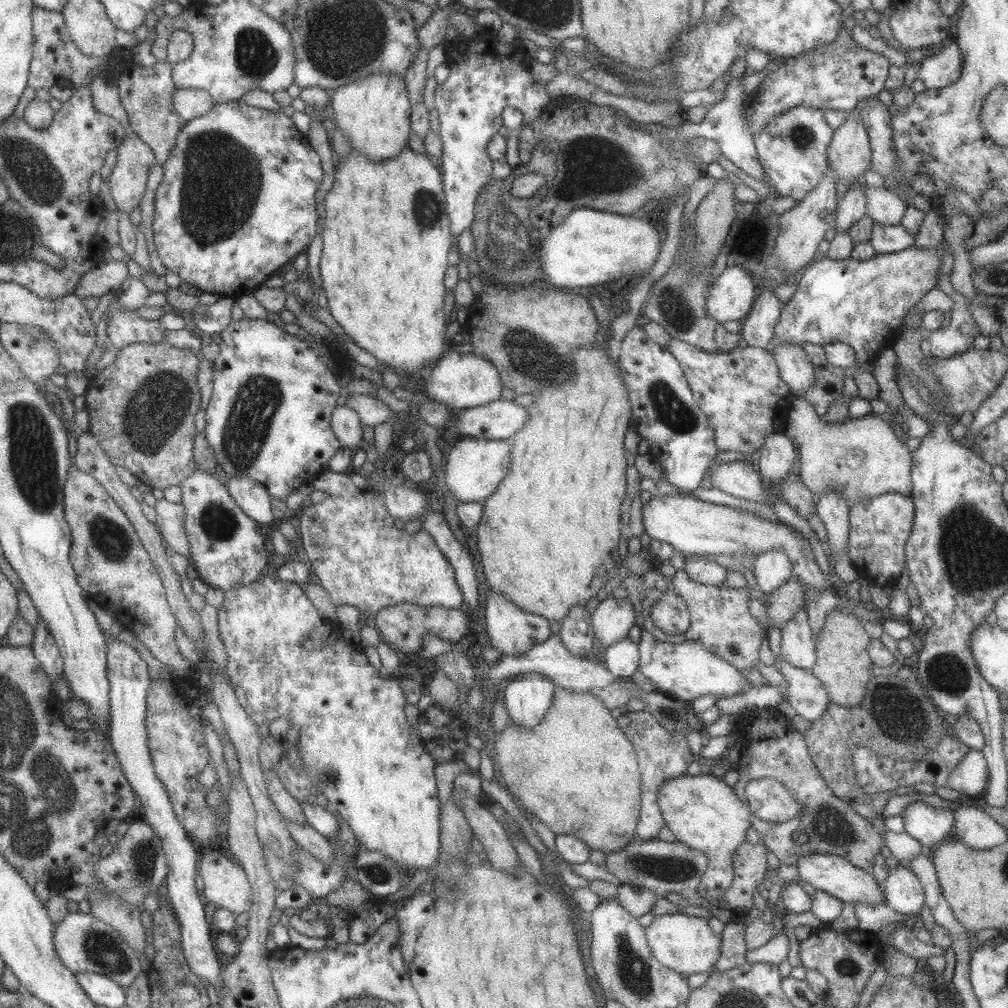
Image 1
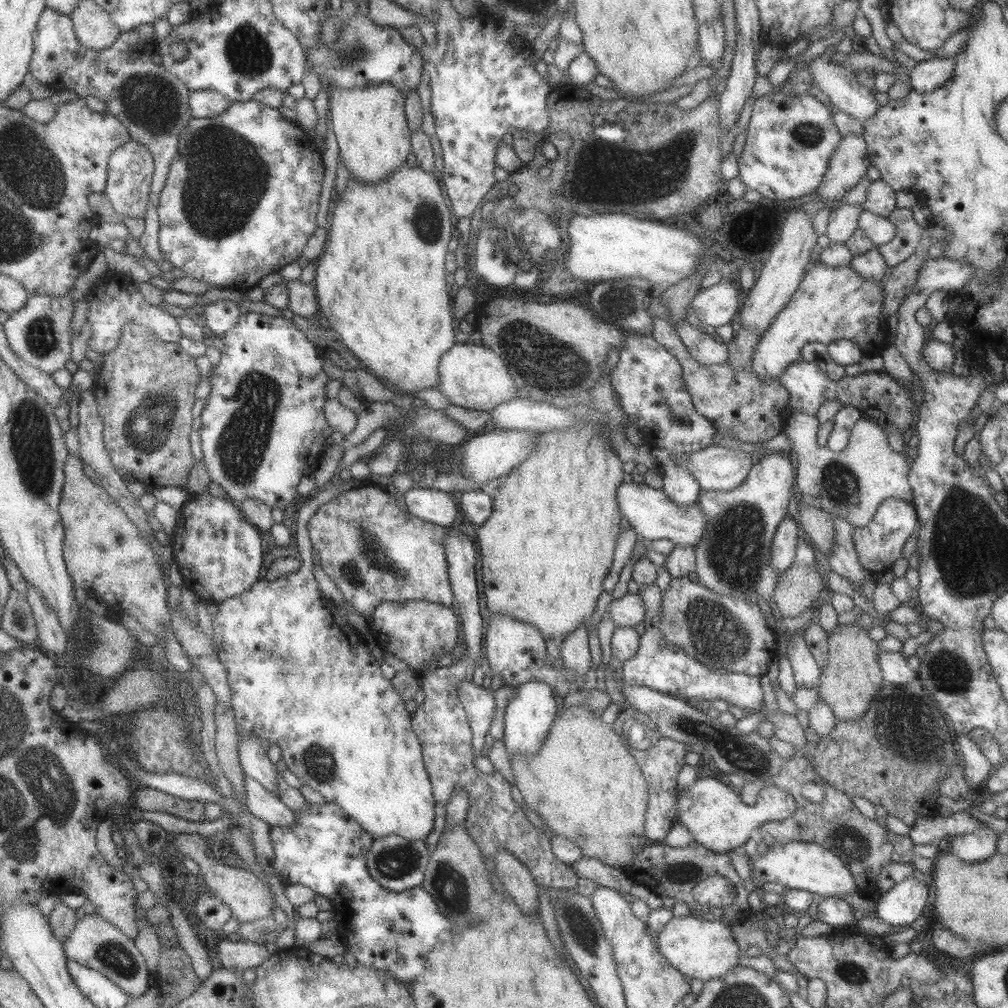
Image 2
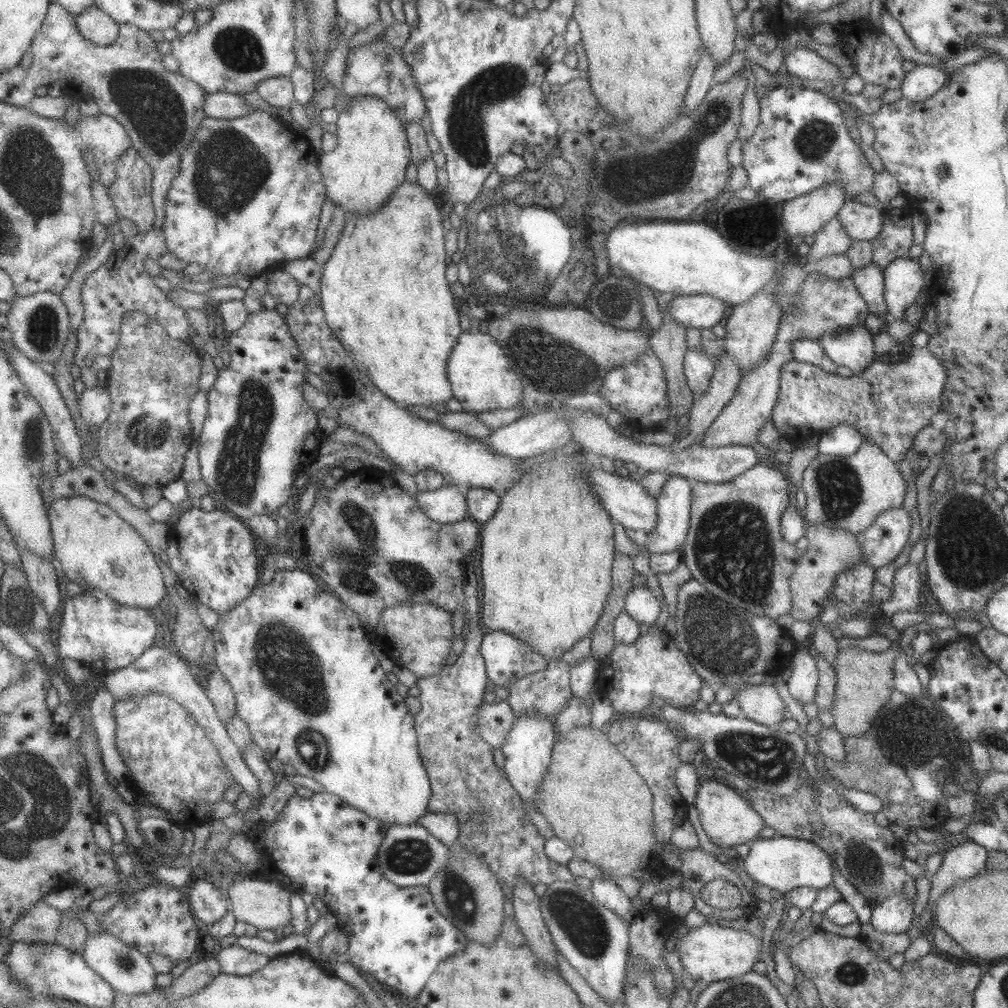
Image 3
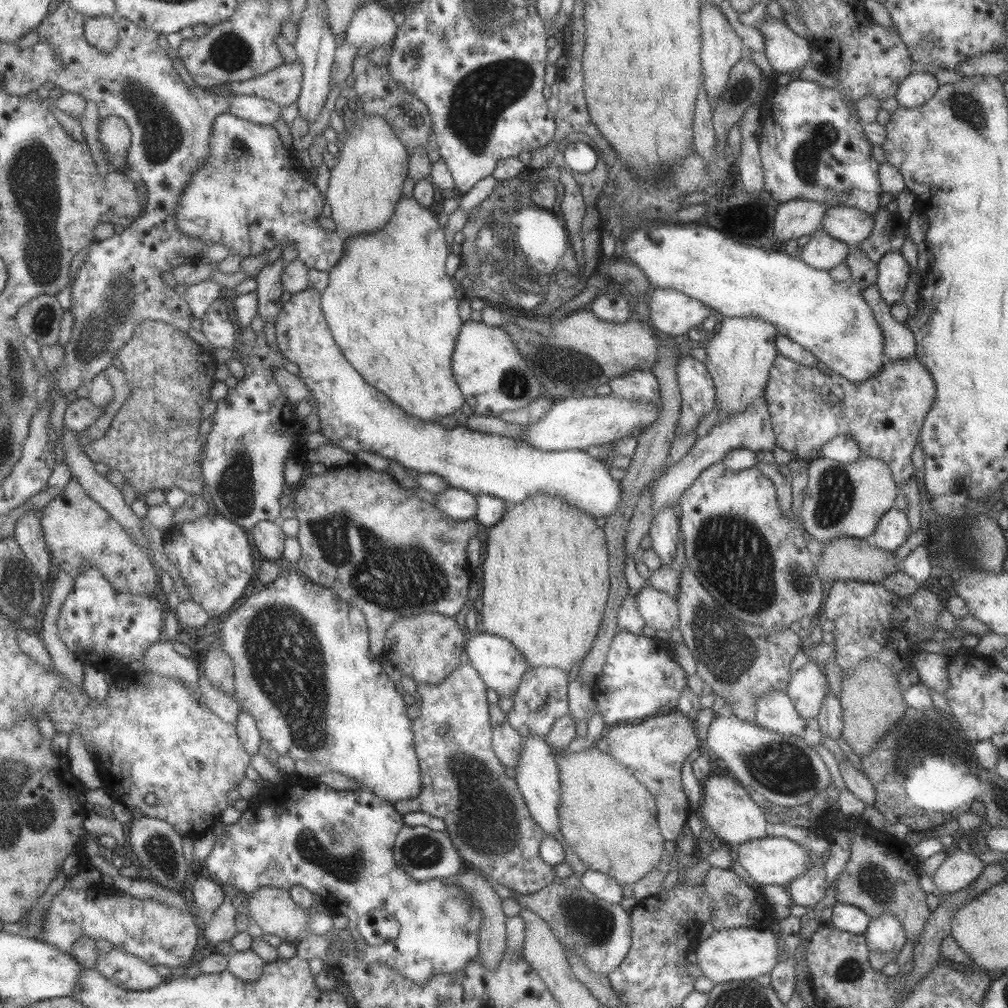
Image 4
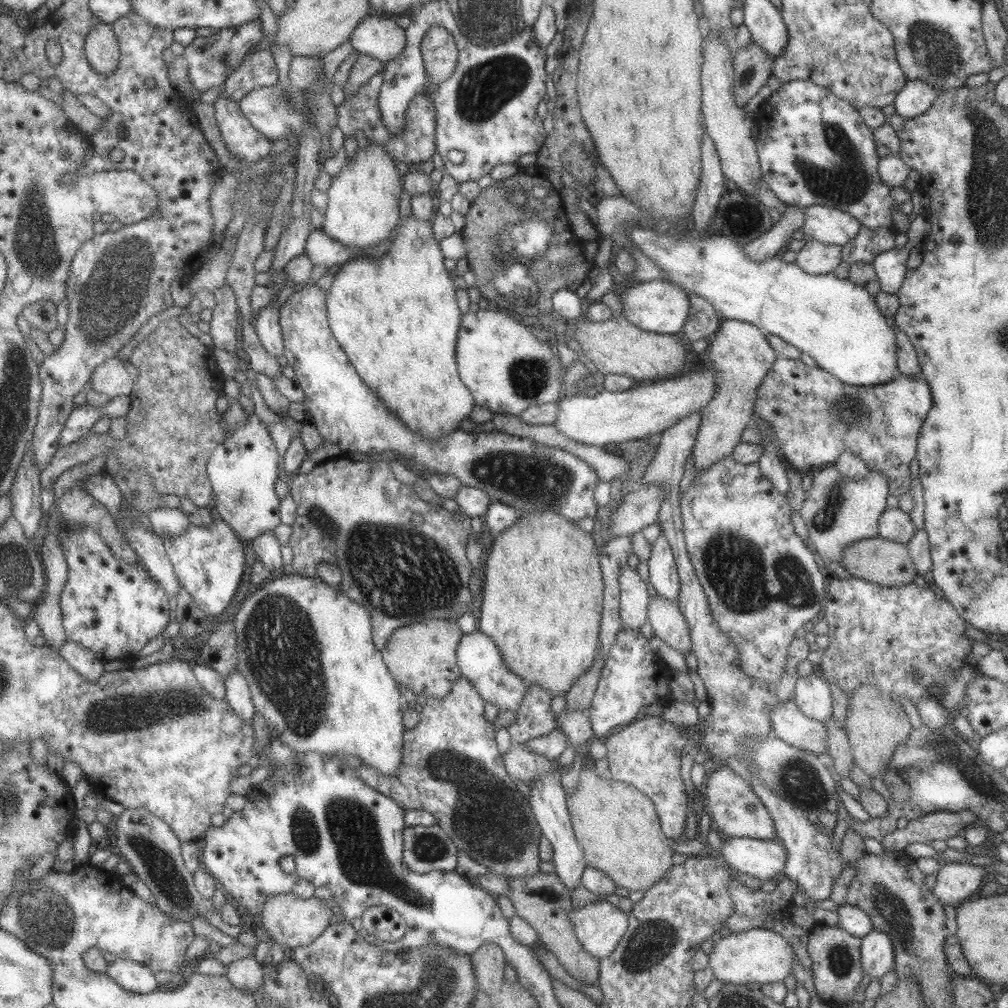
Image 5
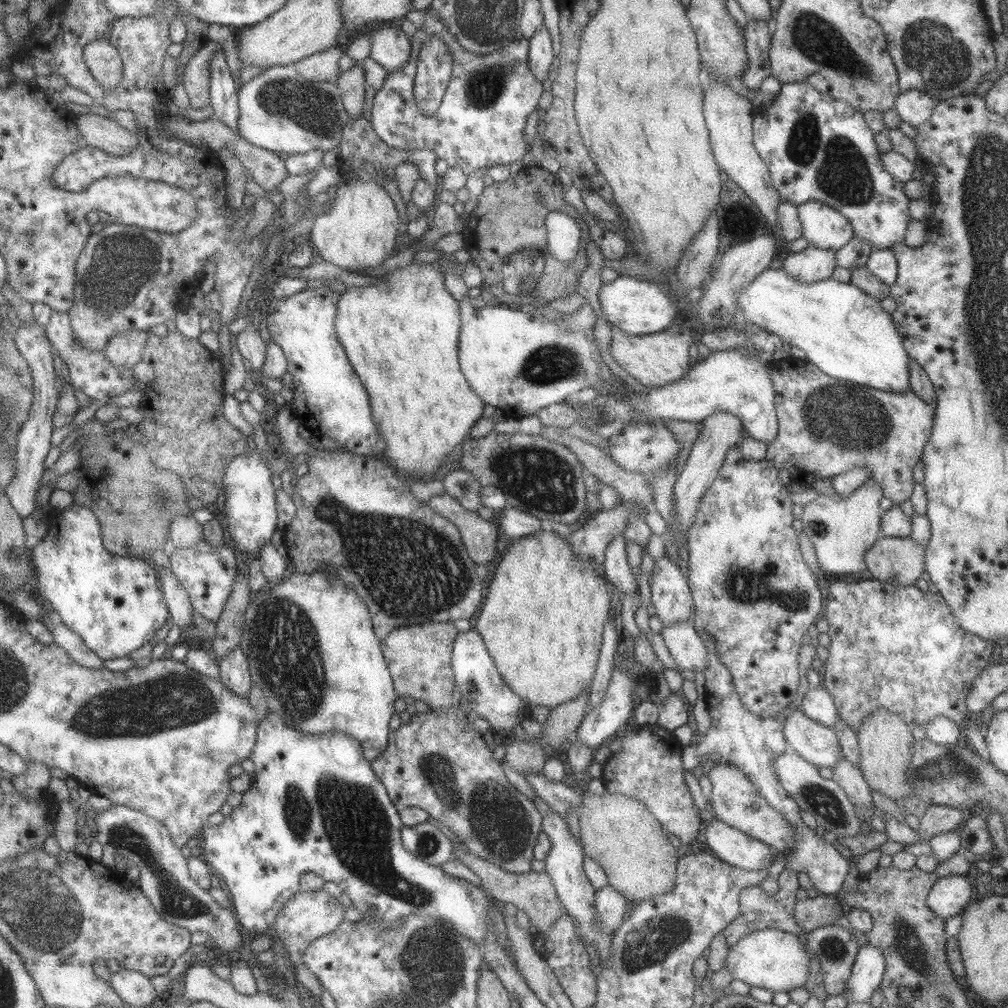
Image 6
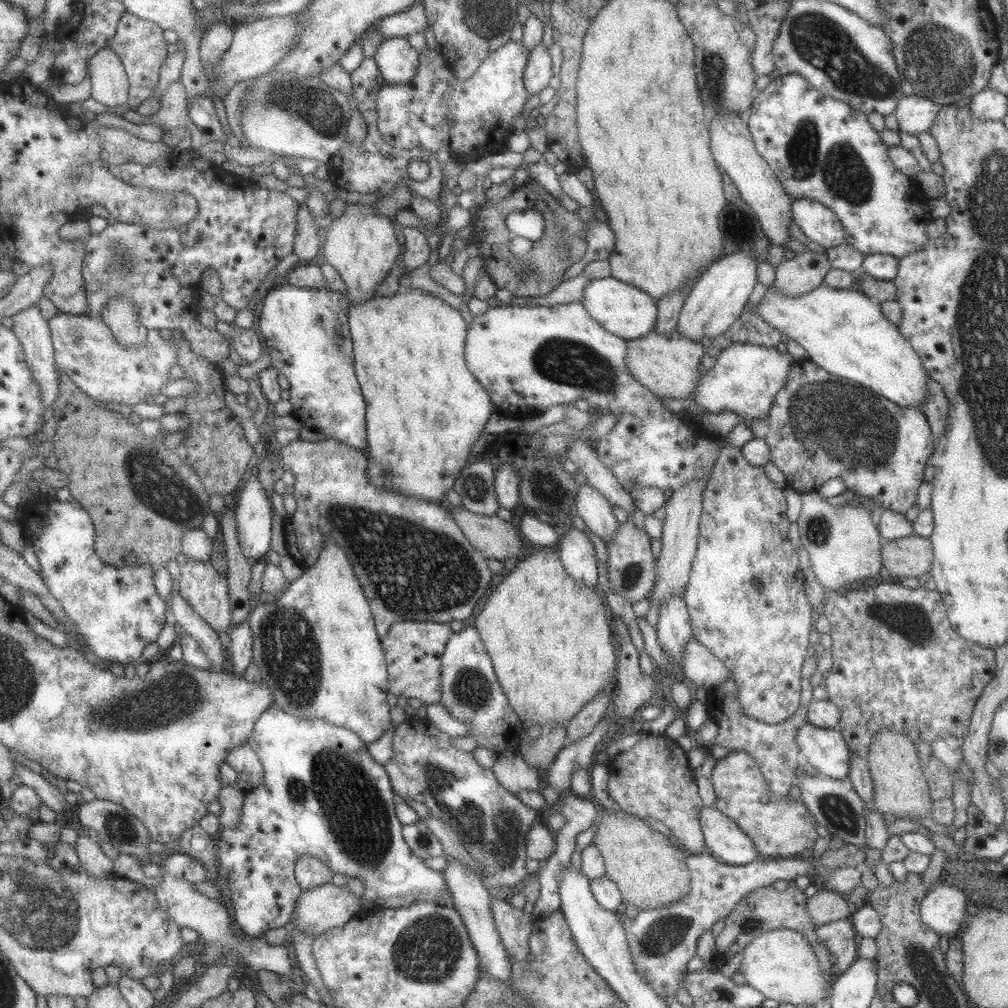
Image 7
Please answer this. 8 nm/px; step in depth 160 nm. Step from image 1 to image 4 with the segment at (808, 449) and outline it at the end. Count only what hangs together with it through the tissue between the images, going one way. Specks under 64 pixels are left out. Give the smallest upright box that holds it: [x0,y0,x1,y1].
[799,457,899,542]

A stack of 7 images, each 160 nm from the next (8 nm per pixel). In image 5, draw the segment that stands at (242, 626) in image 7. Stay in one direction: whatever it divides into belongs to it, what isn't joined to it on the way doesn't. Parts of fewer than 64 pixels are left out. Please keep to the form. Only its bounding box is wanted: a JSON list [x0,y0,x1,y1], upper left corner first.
[225,672,255,724]

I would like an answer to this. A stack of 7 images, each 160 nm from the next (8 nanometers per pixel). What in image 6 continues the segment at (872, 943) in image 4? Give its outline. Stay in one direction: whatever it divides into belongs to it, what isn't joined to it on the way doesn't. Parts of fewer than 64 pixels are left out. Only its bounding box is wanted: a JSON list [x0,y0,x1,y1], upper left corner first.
[840,944,884,1002]

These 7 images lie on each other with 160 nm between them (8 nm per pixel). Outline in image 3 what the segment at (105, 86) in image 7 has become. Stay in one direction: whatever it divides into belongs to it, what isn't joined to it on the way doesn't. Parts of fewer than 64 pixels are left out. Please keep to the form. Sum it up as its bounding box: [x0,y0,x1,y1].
[76,7,119,47]

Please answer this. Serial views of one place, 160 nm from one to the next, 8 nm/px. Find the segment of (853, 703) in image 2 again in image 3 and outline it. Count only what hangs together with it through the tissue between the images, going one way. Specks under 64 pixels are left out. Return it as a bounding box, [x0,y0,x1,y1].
[830,645,898,739]

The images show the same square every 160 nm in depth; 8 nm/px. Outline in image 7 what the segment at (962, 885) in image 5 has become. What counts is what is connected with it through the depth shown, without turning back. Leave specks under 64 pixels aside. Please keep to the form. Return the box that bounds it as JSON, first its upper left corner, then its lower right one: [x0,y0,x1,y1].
[919,884,965,935]

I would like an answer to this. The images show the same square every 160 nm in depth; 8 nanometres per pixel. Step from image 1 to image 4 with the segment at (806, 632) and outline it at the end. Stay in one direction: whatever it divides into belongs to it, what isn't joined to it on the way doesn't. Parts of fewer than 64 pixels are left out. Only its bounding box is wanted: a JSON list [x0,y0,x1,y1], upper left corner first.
[786,660,827,720]

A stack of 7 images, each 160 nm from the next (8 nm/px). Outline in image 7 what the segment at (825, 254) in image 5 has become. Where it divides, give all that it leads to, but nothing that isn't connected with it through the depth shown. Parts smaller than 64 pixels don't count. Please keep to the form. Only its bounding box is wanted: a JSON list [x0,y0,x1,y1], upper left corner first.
[772,248,829,298]

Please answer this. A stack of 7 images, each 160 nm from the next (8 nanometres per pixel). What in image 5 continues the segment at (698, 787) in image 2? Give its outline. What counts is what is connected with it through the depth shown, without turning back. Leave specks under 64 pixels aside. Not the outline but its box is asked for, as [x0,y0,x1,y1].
[703,764,776,840]

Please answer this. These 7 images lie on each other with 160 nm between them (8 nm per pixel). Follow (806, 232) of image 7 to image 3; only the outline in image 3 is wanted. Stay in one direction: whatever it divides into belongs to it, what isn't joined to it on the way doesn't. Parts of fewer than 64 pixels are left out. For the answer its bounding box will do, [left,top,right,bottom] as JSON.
[835,200,882,242]

